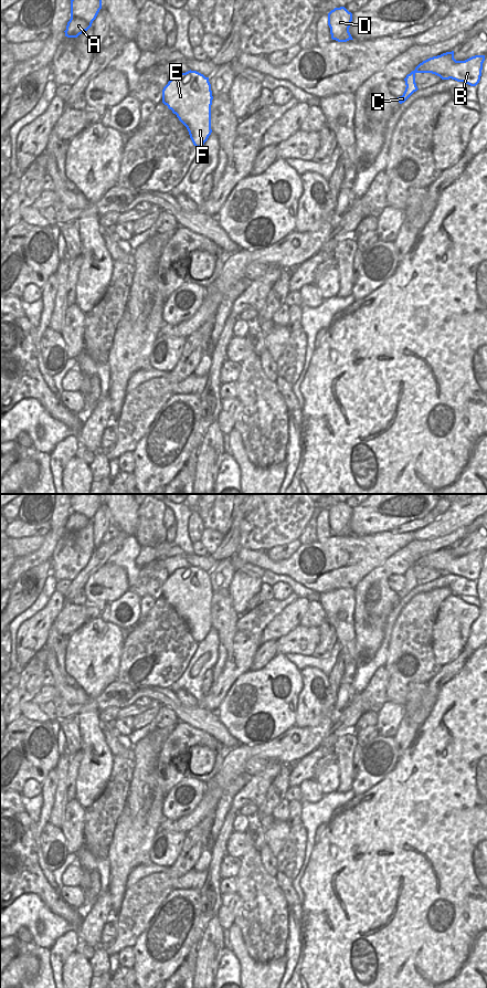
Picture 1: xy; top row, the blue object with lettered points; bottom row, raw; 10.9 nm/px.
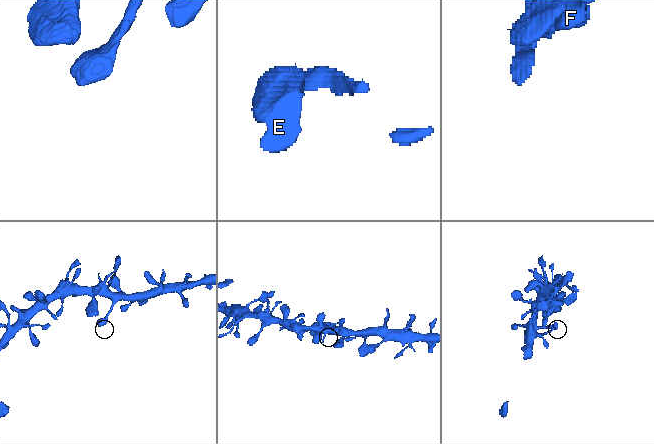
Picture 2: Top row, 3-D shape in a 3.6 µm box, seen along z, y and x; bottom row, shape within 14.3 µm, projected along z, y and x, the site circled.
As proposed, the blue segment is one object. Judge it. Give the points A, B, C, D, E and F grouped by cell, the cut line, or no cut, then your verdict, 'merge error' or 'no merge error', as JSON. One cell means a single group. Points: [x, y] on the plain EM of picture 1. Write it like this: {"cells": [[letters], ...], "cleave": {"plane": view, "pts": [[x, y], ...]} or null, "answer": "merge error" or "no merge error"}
{"cells": [["A", "B", "C", "D", "E", "F"]], "cleave": null, "answer": "no merge error"}

